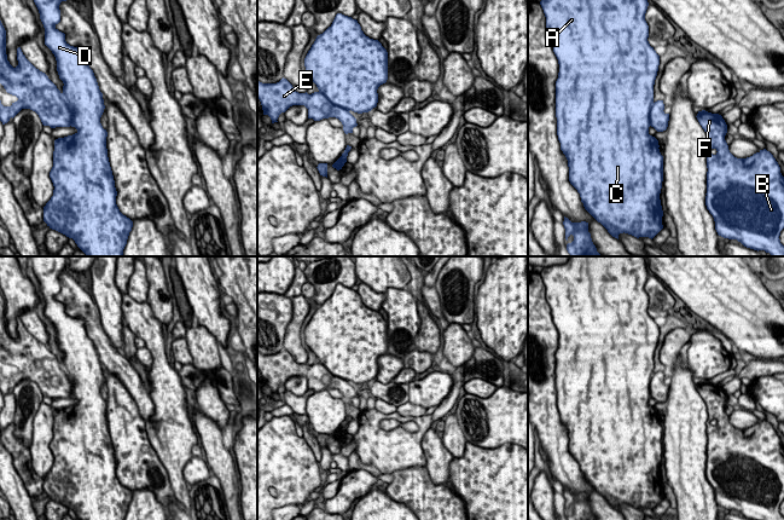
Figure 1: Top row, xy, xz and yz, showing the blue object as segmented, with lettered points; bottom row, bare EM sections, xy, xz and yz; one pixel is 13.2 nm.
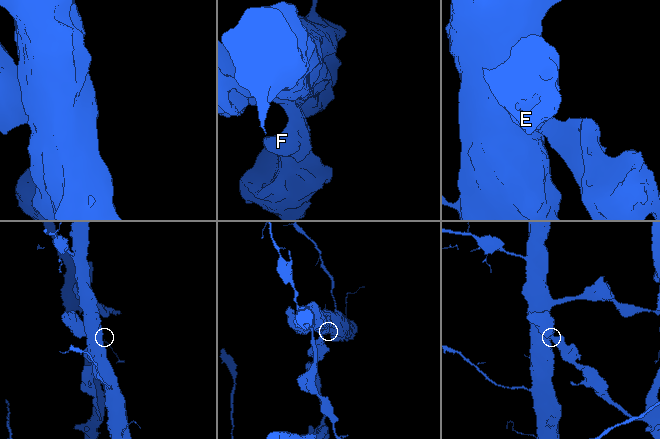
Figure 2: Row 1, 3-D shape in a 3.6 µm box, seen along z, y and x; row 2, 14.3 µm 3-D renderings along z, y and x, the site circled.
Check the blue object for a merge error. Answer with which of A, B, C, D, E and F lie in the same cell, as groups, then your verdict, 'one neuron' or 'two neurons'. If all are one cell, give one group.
groups A C D / B E F; two neurons

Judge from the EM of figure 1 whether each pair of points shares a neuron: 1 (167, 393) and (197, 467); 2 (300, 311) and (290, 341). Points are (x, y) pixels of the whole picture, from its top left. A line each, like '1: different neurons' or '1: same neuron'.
1: different neurons
2: same neuron

